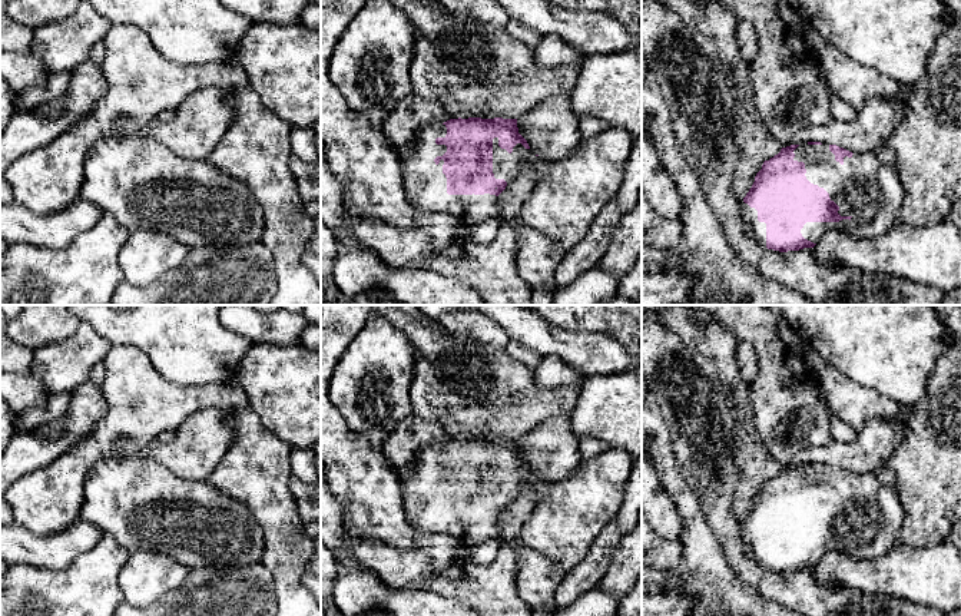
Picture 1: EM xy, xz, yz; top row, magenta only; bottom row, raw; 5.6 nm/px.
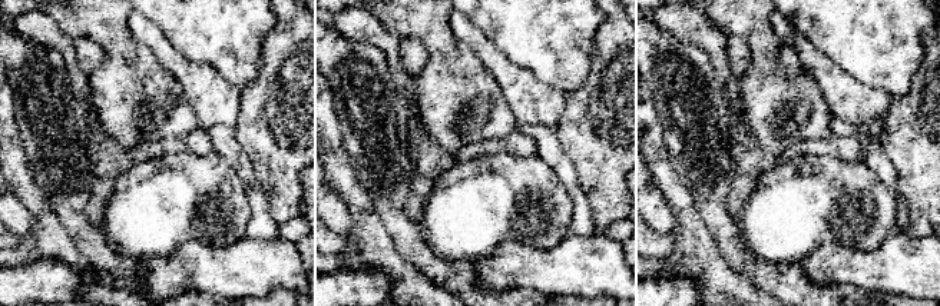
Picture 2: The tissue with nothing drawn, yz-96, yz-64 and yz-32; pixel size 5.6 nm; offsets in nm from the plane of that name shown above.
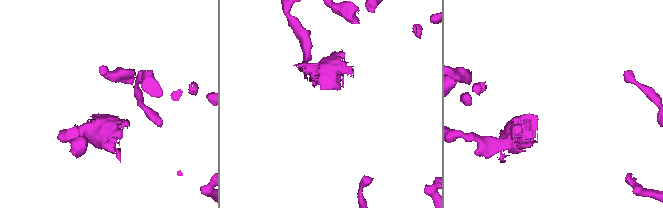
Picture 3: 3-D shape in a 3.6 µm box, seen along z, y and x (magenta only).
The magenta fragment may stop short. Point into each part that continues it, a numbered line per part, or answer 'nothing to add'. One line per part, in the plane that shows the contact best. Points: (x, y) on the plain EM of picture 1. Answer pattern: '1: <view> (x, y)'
1: yz (867, 510)

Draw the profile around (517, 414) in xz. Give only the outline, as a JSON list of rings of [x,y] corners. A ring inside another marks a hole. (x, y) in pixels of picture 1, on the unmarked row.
[[[415,352],[410,387],[412,415],[440,423],[451,440],[518,440],[544,421],[570,415],[580,385],[531,388],[497,401],[477,401],[448,390]]]

